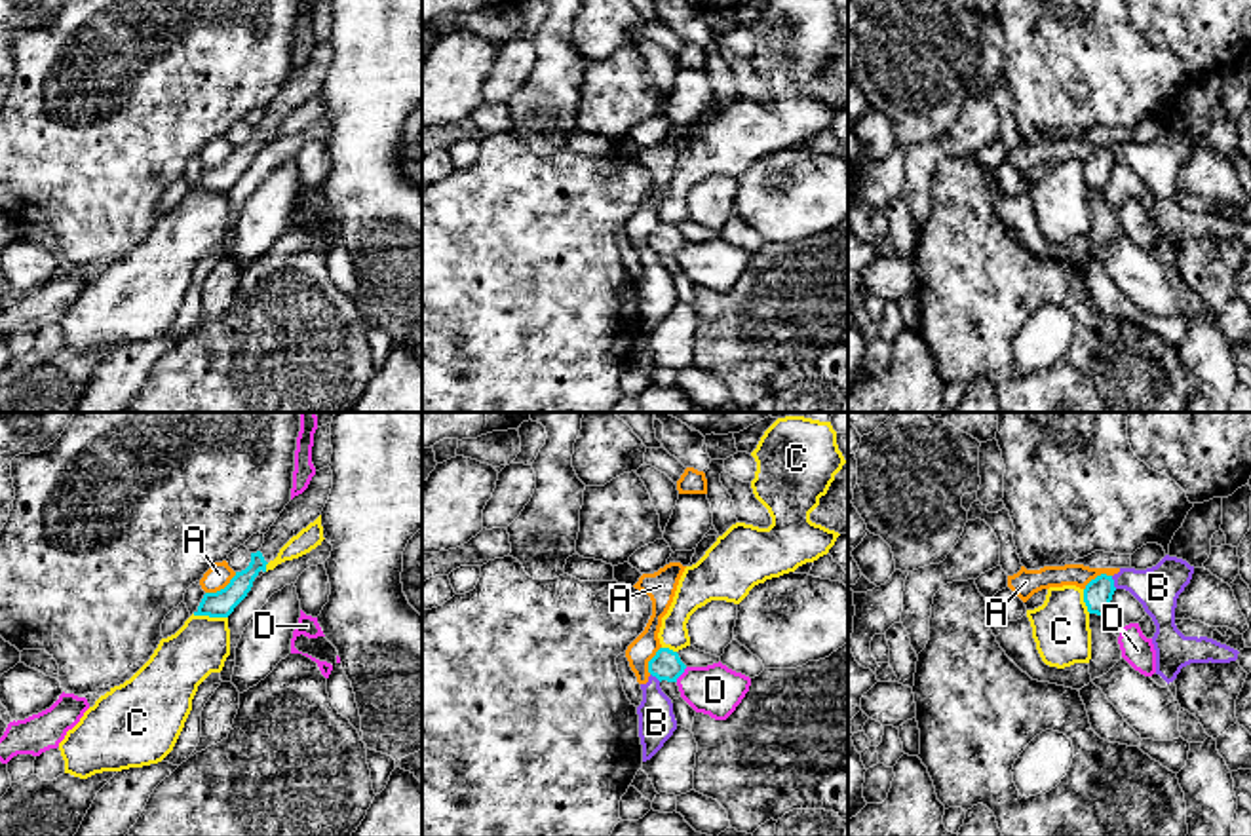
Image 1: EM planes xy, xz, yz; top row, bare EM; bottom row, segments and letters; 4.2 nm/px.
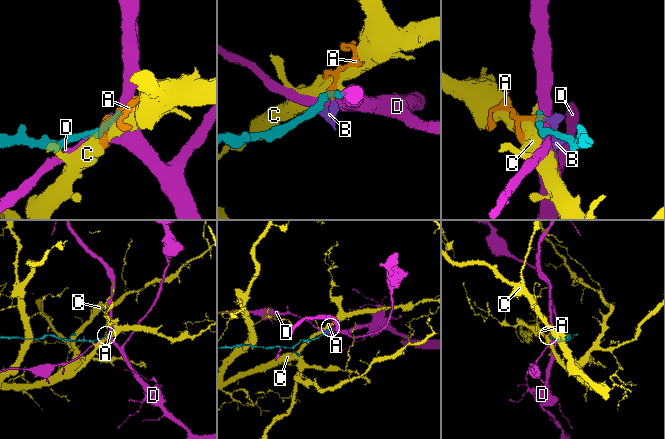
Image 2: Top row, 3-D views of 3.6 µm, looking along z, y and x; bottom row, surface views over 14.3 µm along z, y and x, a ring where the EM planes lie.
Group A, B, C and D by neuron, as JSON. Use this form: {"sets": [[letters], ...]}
{"sets": [["A", "B"], ["C"], ["D"]]}

